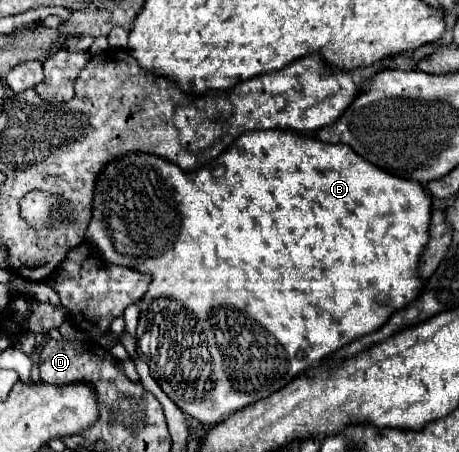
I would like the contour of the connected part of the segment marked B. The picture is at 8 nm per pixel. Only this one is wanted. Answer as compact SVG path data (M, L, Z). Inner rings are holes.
M276 128L270 132L246 132L246 136L238 136L226 152L190 172L148 152L132 152L124 158L110 160L96 178L92 220L86 230L86 240L102 254L106 262L128 266L152 276L148 292L138 302L138 354L150 366L152 378L184 414L202 424L214 426L220 420L226 420L232 412L278 392L298 374L312 368L314 362L332 356L350 340L376 332L396 310L410 304L422 288L416 268L428 242L428 226L430 196L418 182L402 180L380 170L354 154L346 144L326 144L314 136L282 132L282 128Z

